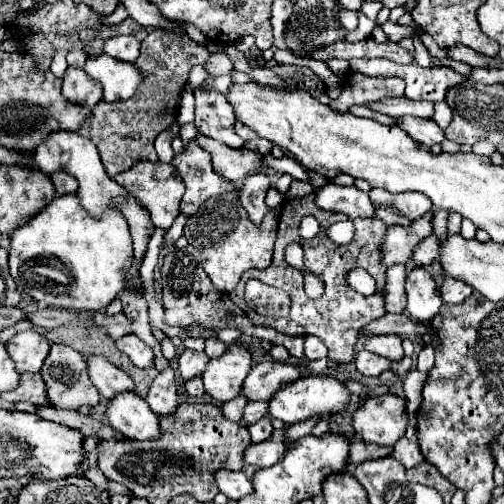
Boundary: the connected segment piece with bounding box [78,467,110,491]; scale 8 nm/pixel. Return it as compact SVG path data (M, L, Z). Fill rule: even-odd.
M90 467L90 469L78 469L78 475L86 477L86 479L90 479L90 481L94 481L94 485L98 485L100 489L104 489L104 491L110 491L110 487L108 487L108 479L104 477L104 473L100 471L100 469L96 469L96 467Z

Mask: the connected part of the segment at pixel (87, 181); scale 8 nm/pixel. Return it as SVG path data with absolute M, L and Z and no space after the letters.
M74 131L50 133L36 147L34 161L36 161L38 169L42 173L46 173L46 175L52 175L56 171L66 171L66 173L74 175L78 179L78 183L80 183L76 195L78 195L82 207L86 207L92 215L100 215L106 207L112 207L112 199L114 197L128 197L128 191L124 191L124 187L120 187L112 177L106 175L96 145L88 137L82 137L82 135L74 133Z

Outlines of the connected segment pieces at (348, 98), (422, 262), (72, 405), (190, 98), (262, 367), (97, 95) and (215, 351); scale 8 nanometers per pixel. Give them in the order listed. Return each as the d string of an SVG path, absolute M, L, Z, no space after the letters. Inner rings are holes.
M350 71L344 77L344 87L340 97L332 101L330 107L336 107L336 111L348 111L352 105L368 105L384 97L398 98L404 96L404 92L405 82L400 77L380 79Z
M430 235L430 239L420 243L420 247L414 251L412 261L414 261L416 267L426 267L434 259L436 259L436 235Z
M52 345L50 355L46 357L40 373L46 385L46 399L54 409L78 409L82 405L94 407L100 401L98 389L92 385L88 377L86 357L68 345Z
M186 83L184 91L182 91L182 99L178 105L178 123L192 123L194 119L194 95L192 95L192 87Z
M264 361L252 367L248 379L244 381L242 393L248 395L250 401L270 401L280 387L294 383L304 375L306 371L302 369L302 365L282 363L282 361Z
M68 67L64 73L64 85L62 93L66 99L72 99L74 103L80 103L84 107L94 107L102 99L102 85L86 75L84 69Z
M218 337L206 339L206 351L210 357L220 357L220 351L226 351L226 349L228 349L228 343L220 341Z

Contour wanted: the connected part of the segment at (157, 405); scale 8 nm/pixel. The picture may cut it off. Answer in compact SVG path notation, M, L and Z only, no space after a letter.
M160 371L160 375L154 379L150 393L146 395L148 405L152 405L152 411L156 415L174 415L178 405L180 405L180 397L176 391L176 379L174 379L174 371Z

